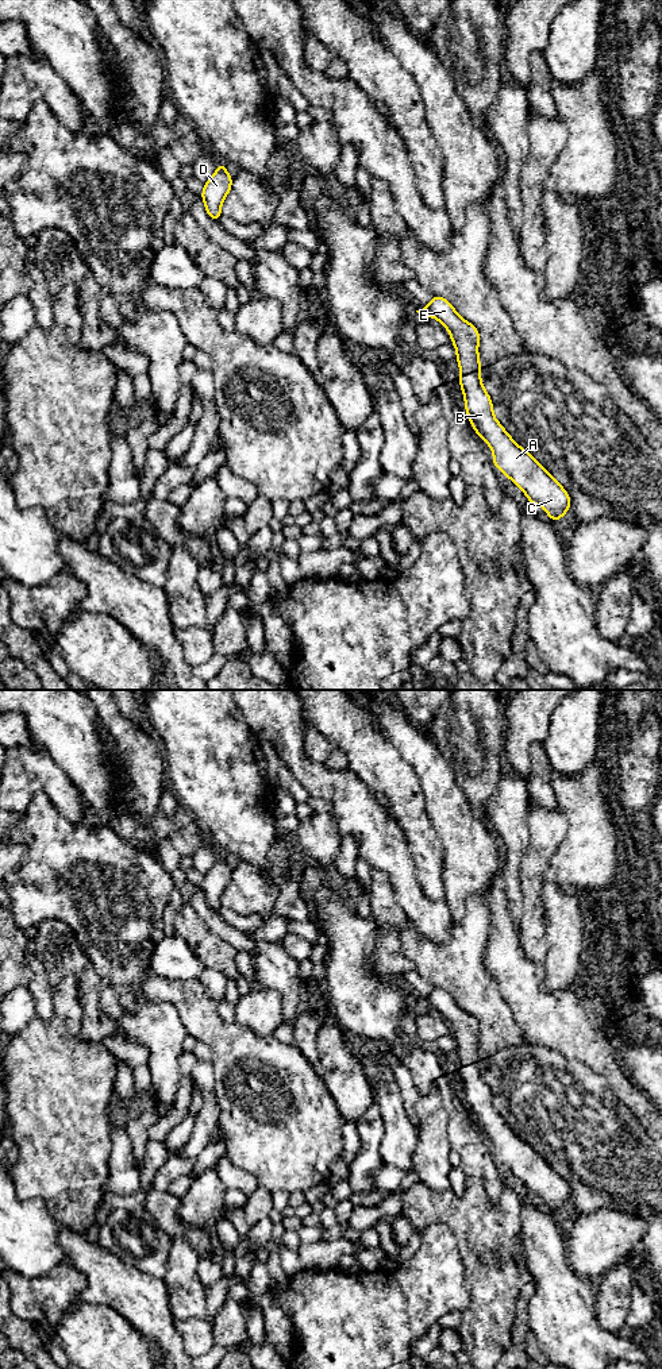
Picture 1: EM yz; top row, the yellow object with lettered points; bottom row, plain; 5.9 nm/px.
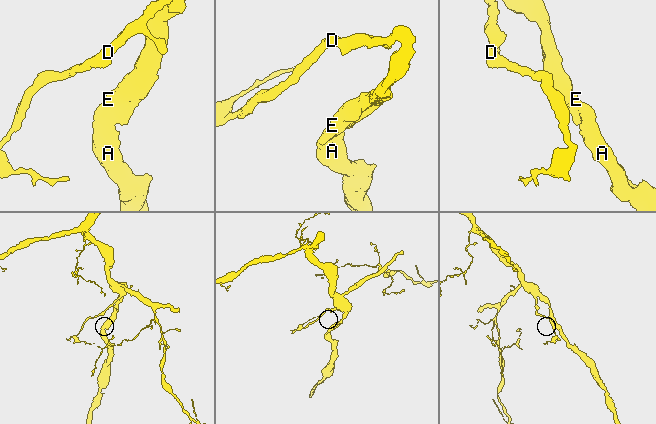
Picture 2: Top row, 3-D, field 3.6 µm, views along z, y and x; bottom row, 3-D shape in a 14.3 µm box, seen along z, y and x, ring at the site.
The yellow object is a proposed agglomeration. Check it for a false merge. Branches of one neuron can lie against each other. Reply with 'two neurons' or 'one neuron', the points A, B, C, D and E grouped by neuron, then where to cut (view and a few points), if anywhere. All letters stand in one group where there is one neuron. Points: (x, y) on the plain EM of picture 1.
one neuron; groups A B C D E; cut none

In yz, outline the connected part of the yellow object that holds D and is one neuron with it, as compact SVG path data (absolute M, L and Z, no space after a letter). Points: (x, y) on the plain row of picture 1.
M219 853L213 867L204 875L201 891L205 895L207 906L218 913L223 906L220 903L222 895L232 878L232 869L228 865L223 853Z

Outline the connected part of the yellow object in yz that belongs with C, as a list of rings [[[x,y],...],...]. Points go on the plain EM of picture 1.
[[[434,986],[431,994],[416,1002],[423,1009],[435,1009],[451,1027],[462,1067],[466,1107],[476,1125],[493,1144],[493,1156],[527,1187],[531,1196],[539,1196],[555,1214],[570,1202],[570,1187],[549,1162],[521,1139],[493,1106],[493,1094],[481,1075],[478,1048],[478,1019],[462,1010],[451,994]]]

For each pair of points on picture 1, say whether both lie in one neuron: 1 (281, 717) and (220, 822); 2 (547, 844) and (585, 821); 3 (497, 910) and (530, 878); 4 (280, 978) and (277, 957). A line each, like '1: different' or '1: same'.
1: different
2: different
3: different
4: same

